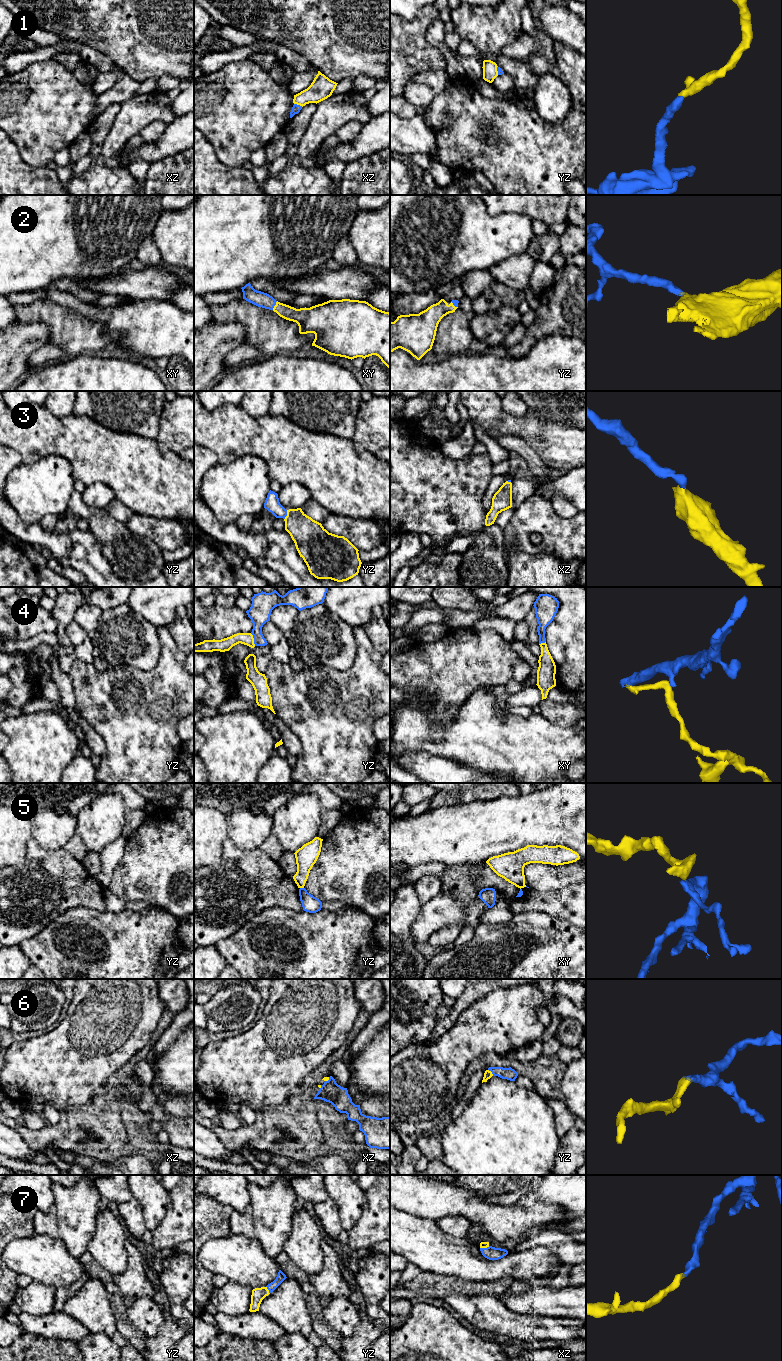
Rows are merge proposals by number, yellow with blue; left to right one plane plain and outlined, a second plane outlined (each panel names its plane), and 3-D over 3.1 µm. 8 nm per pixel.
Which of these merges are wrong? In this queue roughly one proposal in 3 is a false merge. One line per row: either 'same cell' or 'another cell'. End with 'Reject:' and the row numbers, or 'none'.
1: same cell
2: same cell
3: same cell
4: another cell
5: another cell
6: same cell
7: same cell
Reject: 4, 5

